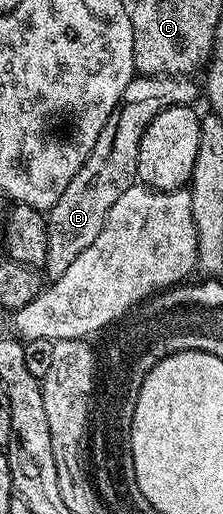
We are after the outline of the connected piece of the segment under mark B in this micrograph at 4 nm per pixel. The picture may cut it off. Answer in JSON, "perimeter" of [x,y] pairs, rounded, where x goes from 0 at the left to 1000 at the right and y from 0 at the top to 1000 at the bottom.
{"perimeter":[[[610,144],[578,167],[561,167],[561,183],[543,183],[507,222],[489,222],[489,237],[471,237],[435,268],[435,284],[417,284],[399,307],[381,307],[363,331],[327,339],[309,362],[291,362],[291,377],[274,377],[229,411],[206,414],[220,486],[202,529],[229,545],[274,541],[274,533],[291,533],[291,525],[309,525],[309,516],[345,504],[345,494],[417,479],[435,455],[453,455],[489,424],[489,409],[507,409],[507,393],[525,393],[525,385],[543,385],[543,377],[561,377],[561,370],[610,356],[632,268],[650,268],[668,237],[686,237],[722,214],[798,202],[857,206],[879,200],[870,195],[888,187],[897,193],[897,165],[888,171],[865,158],[857,148]]]}

